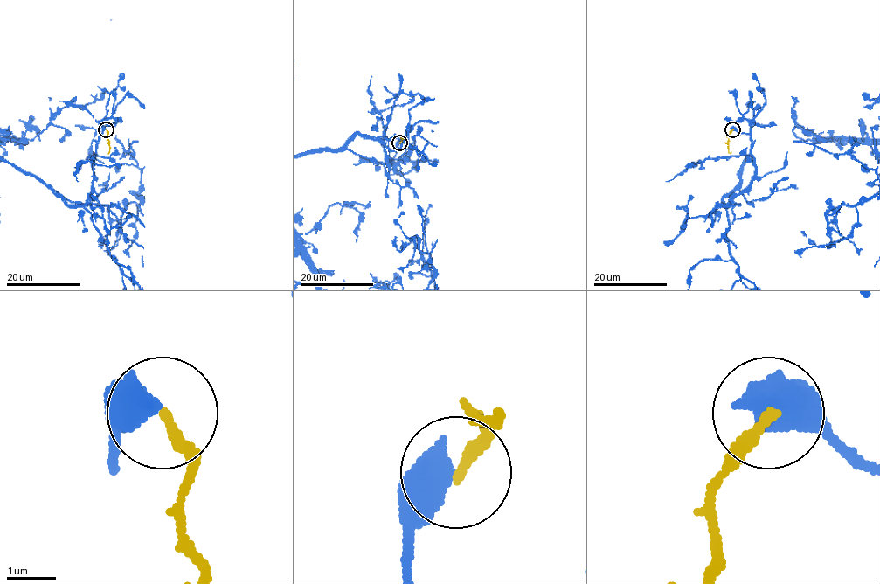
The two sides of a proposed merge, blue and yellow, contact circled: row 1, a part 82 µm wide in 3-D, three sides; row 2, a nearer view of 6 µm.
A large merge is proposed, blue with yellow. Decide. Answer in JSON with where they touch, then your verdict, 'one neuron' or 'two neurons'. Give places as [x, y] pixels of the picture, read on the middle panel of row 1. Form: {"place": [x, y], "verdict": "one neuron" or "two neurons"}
{"place": [399, 142], "verdict": "two neurons"}

